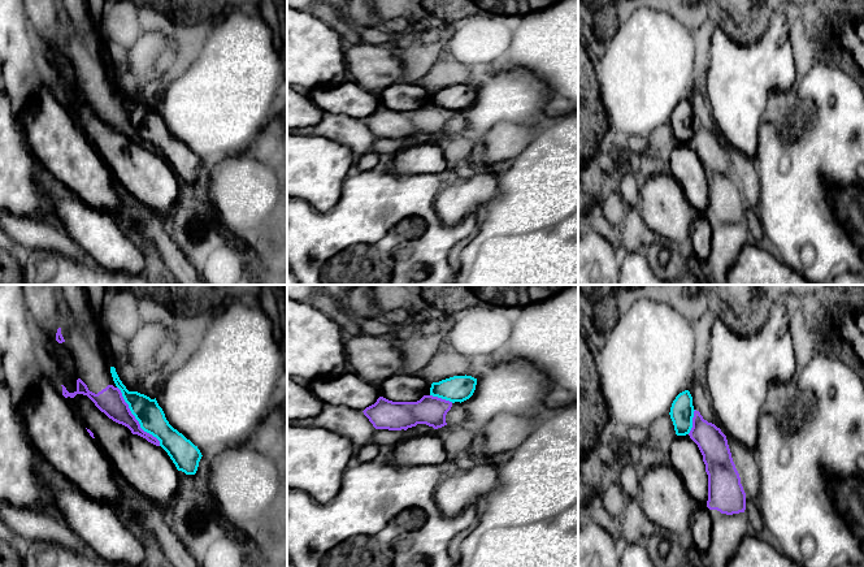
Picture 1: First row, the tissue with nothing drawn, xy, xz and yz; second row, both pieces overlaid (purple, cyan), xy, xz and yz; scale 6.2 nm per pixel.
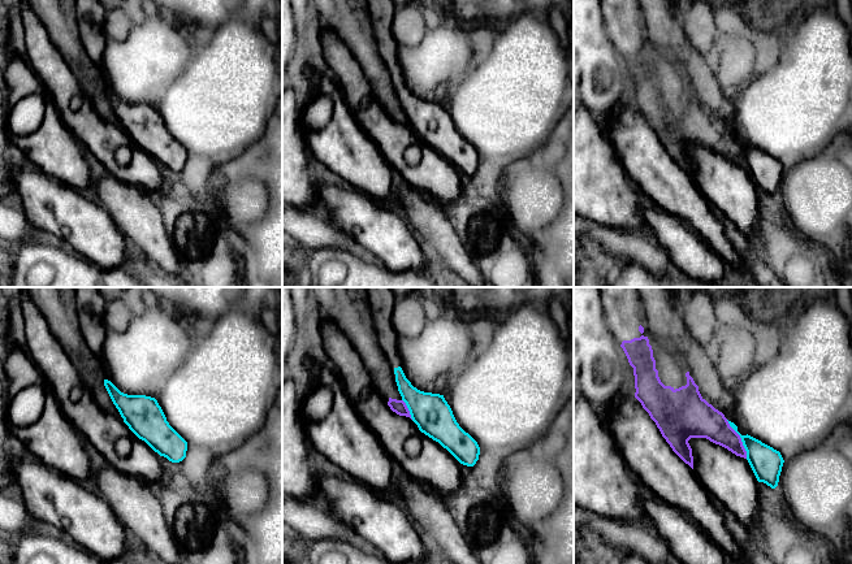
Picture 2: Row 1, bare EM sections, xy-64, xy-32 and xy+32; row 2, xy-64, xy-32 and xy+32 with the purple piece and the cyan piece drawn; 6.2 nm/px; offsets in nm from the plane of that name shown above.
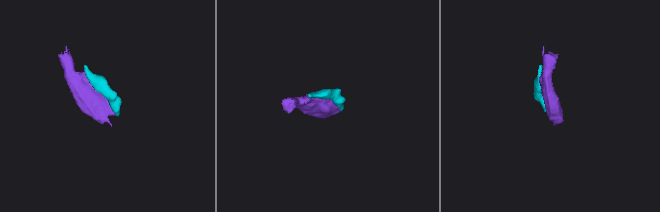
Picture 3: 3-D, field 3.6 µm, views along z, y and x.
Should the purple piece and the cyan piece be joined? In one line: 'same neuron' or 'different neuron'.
different neuron

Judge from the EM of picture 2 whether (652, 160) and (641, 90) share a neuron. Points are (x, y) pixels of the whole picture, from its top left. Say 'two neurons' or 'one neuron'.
two neurons

